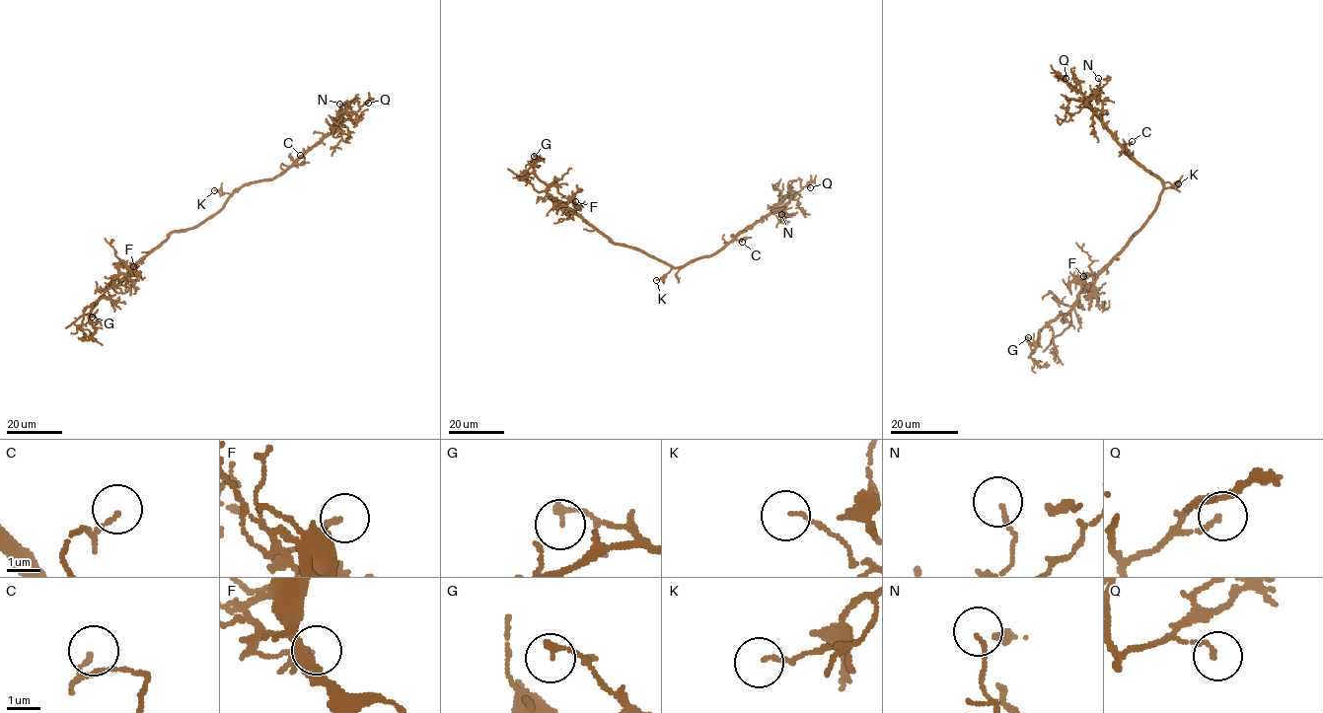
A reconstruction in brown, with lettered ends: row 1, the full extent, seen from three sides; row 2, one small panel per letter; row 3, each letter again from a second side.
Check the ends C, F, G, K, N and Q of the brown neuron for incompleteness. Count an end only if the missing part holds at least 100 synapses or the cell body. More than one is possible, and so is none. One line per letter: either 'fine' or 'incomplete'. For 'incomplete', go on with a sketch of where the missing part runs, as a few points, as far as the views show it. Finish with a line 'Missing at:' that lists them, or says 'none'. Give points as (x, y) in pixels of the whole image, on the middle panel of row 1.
C: fine
F: fine
G: fine
K: fine
N: fine
Q: fine
Missing at: none

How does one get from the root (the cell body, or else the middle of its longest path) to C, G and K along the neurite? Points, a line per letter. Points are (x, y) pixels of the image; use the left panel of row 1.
C: (212, 214), (245, 185), (270, 179), (300, 164), (304, 159), (300, 155)
G: (212, 214), (193, 227), (174, 231), (128, 272), (120, 273), (92, 307), (90, 320), (98, 320), (92, 317)
K: (212, 214), (230, 195), (214, 190)

